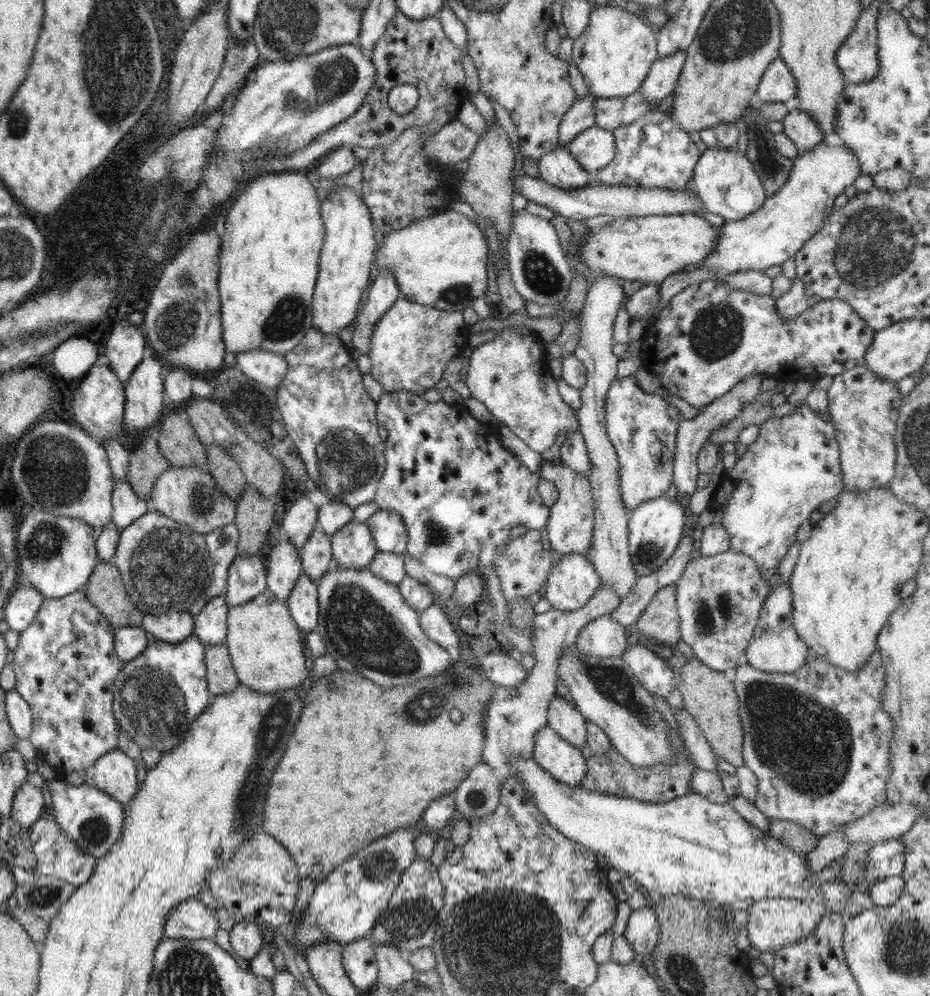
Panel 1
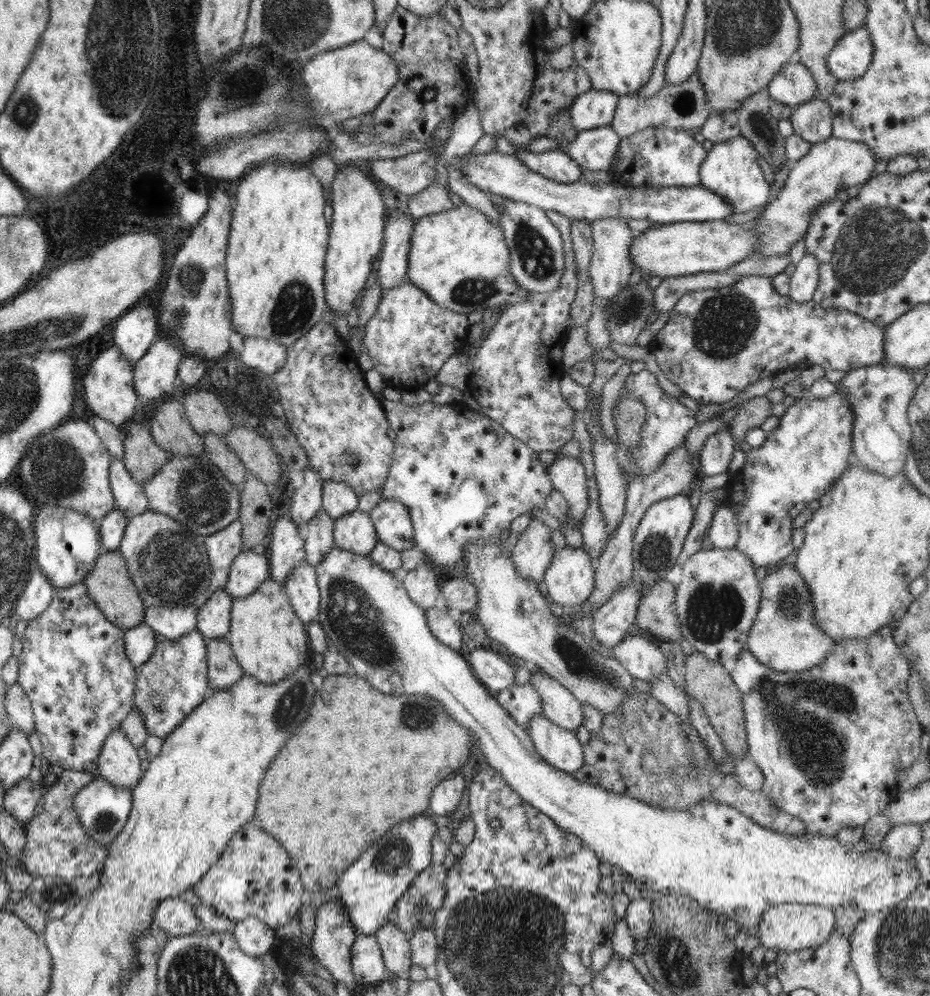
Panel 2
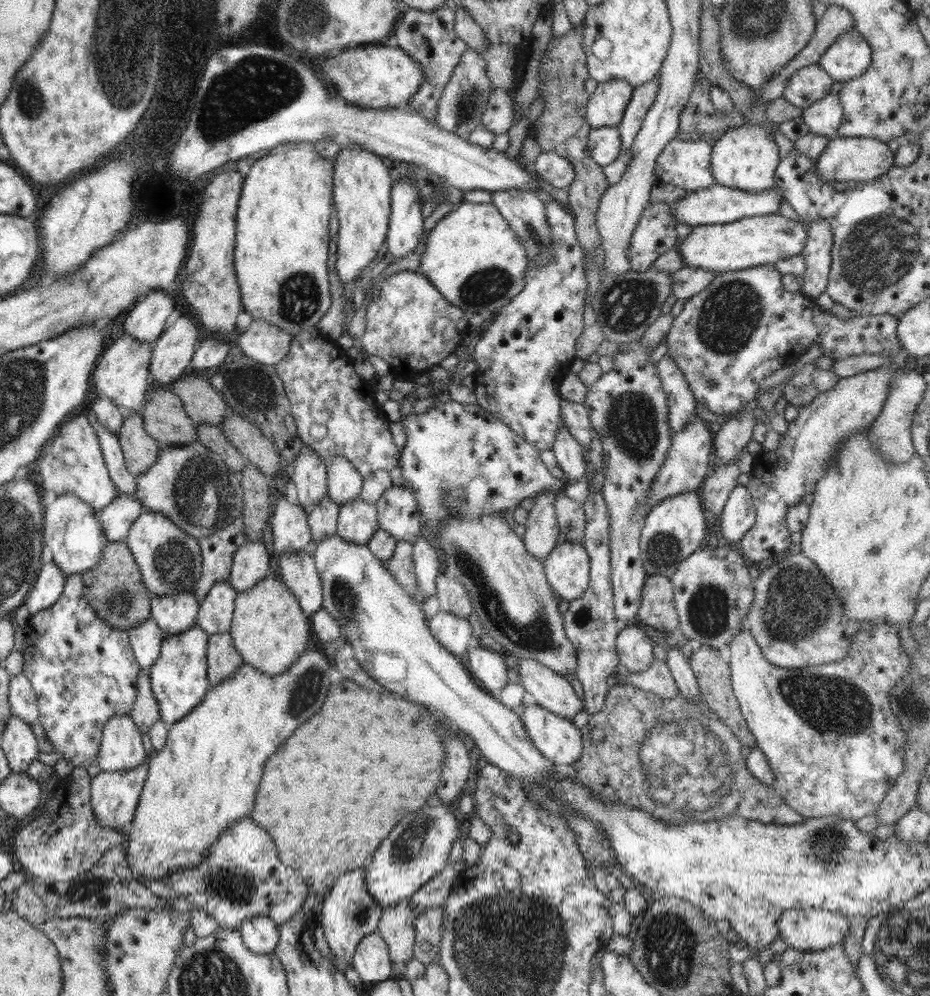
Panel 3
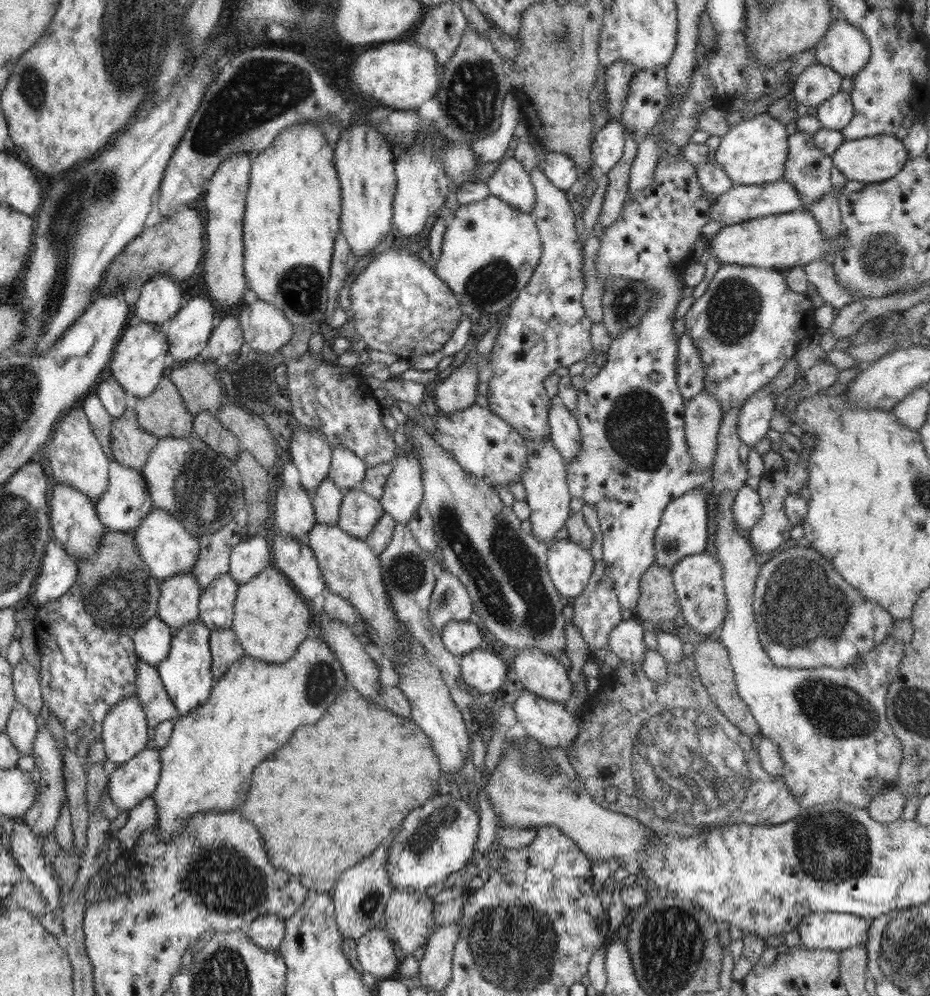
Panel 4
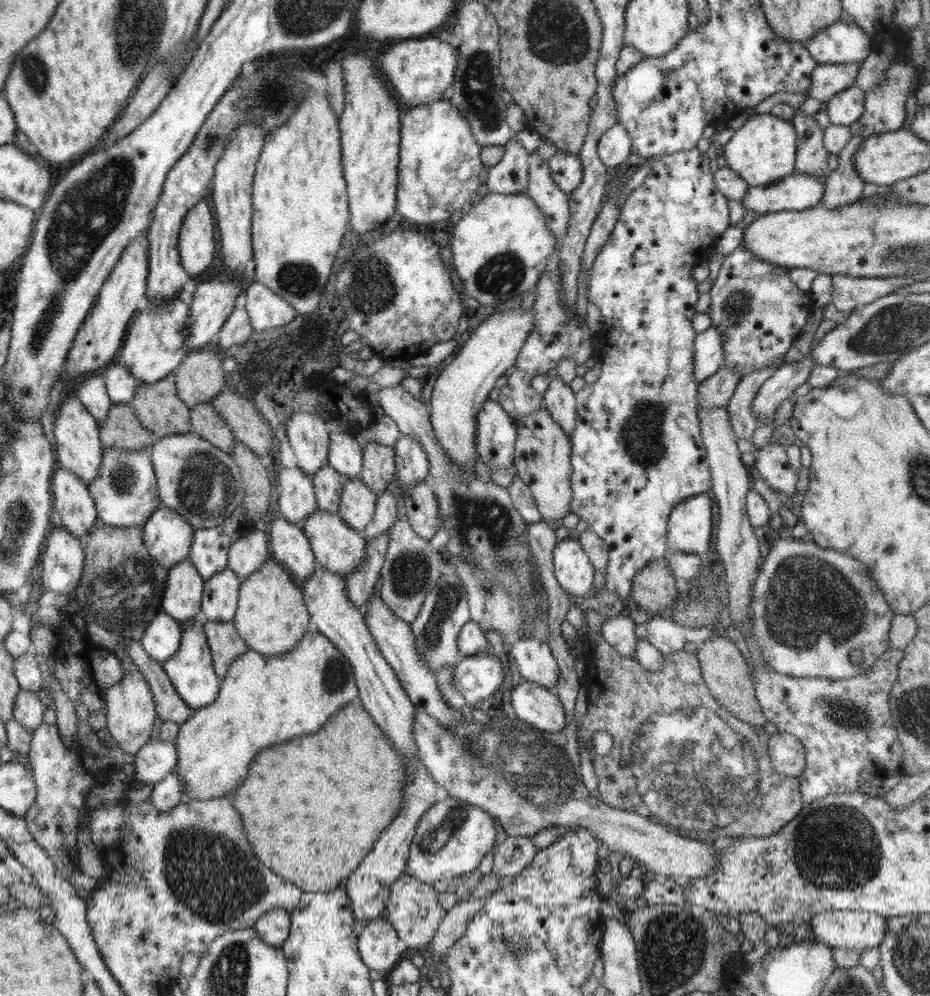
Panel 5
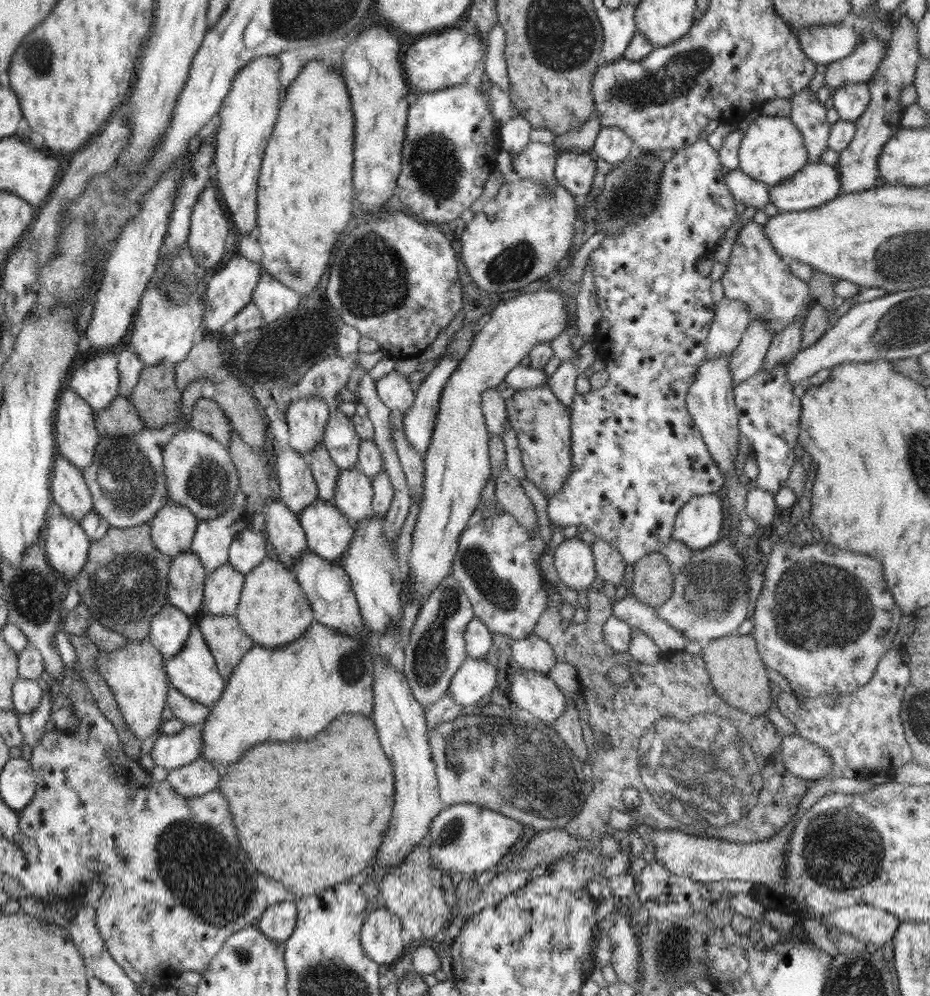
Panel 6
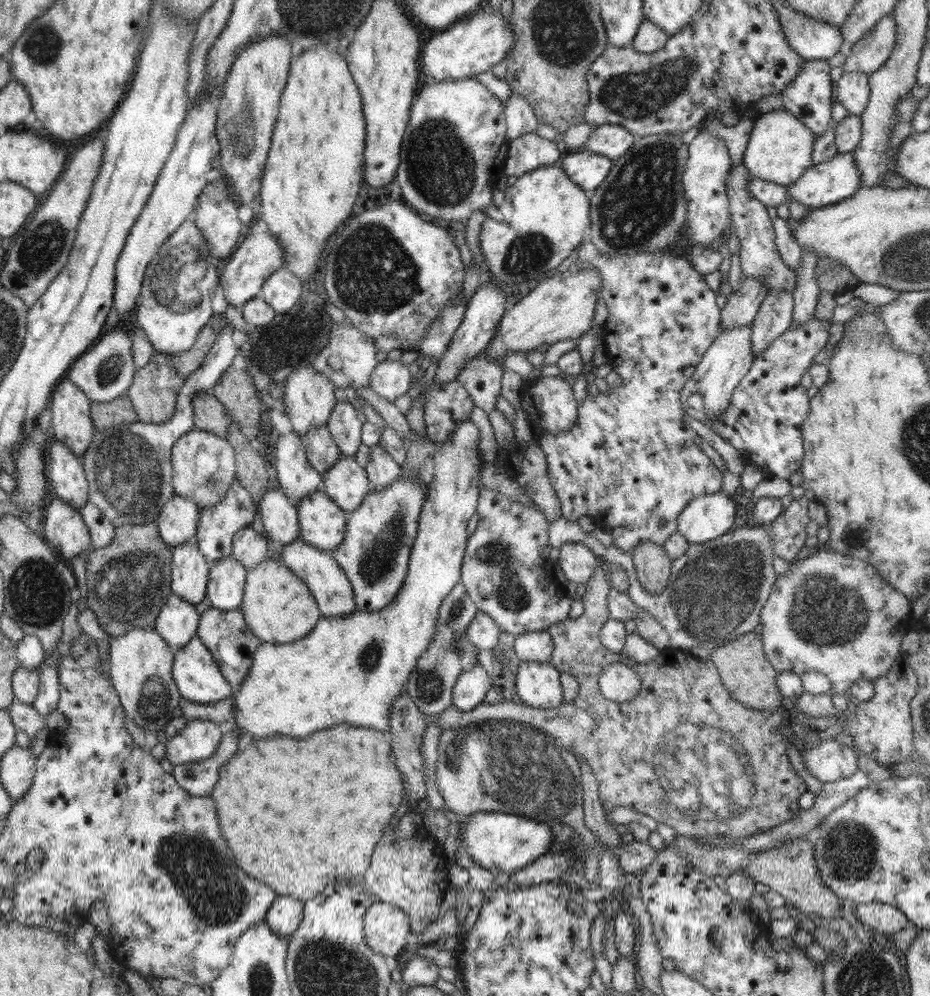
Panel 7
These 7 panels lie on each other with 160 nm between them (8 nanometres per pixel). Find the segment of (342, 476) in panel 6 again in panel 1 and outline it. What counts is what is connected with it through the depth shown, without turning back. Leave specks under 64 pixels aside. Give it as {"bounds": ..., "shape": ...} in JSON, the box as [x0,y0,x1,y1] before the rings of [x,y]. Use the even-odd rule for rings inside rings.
{"bounds":[331,520,378,570],"shape":[[[352,520],[331,536],[331,551],[334,565],[364,570],[378,550],[366,523]]]}

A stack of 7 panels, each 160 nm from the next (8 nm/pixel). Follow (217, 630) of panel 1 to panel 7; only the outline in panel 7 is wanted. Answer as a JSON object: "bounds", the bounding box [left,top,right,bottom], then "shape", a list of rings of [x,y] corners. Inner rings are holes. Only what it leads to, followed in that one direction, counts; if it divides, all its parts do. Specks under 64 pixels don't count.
{"bounds":[205,556,247,611],"shape":[[[232,556],[211,564],[205,596],[213,608],[224,611],[240,609],[247,571],[245,566]]]}

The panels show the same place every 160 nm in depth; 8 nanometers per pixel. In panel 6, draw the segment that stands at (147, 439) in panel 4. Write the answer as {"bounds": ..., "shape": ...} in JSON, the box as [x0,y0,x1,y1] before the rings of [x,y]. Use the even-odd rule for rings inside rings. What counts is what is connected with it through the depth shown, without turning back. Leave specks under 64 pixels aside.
{"bounds":[95,395,145,437],"shape":[[[121,395],[106,408],[95,412],[95,427],[101,437],[134,435],[145,428],[136,407]]]}

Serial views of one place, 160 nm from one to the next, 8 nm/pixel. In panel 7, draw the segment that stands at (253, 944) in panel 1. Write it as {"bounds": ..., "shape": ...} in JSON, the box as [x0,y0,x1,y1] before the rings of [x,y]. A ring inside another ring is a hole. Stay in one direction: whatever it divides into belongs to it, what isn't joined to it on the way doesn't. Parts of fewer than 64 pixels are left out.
{"bounds":[264,896,303,937],"shape":[[[282,896],[270,905],[264,922],[272,932],[288,937],[298,928],[302,917],[303,901]]]}

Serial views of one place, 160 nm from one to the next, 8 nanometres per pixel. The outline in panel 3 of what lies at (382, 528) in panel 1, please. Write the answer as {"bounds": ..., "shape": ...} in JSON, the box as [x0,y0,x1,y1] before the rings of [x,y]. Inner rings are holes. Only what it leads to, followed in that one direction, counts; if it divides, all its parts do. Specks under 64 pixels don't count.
{"bounds":[375,481,424,543],"shape":[[[397,481],[383,492],[383,495],[375,502],[377,521],[379,528],[383,528],[397,541],[414,543],[424,533],[423,521],[417,507],[412,491]]]}

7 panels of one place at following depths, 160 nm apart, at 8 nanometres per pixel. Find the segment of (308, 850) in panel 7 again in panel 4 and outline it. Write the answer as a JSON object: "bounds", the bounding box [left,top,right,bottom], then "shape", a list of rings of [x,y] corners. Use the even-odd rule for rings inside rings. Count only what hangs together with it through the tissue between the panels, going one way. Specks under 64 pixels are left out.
{"bounds":[240,682,444,893],"shape":[[[348,682],[340,691],[340,694],[336,696],[334,704],[330,704],[330,708],[326,710],[326,714],[322,716],[322,720],[318,720],[318,724],[310,724],[310,726],[298,728],[294,732],[294,736],[290,736],[290,740],[288,740],[288,744],[284,748],[280,748],[272,758],[264,760],[254,770],[252,788],[248,792],[248,798],[246,798],[244,806],[240,808],[240,812],[250,822],[254,822],[254,826],[260,830],[260,834],[264,838],[264,844],[266,844],[266,852],[268,852],[270,864],[274,864],[276,868],[282,868],[282,870],[286,870],[286,872],[294,875],[299,880],[299,883],[309,891],[325,891],[326,893],[331,893],[335,888],[337,878],[341,875],[342,870],[354,866],[356,862],[360,862],[366,856],[370,856],[370,852],[374,848],[378,848],[378,844],[382,844],[386,838],[389,840],[392,837],[390,834],[399,830],[405,816],[410,811],[422,806],[435,793],[442,789],[444,789],[444,786],[441,769],[439,768],[439,760],[433,751],[430,739],[424,734],[424,731],[410,720],[410,718],[398,718],[396,714],[392,715],[387,709],[383,709],[376,703],[366,700]]]}

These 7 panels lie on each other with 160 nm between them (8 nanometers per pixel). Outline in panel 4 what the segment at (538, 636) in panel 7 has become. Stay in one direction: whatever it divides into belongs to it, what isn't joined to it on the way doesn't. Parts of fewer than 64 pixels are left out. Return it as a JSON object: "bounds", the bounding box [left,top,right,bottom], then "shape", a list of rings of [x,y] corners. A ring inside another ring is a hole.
{"bounds":[515,648,573,703],"shape":[[[528,648],[515,654],[516,676],[525,690],[546,700],[565,703],[573,693],[568,670],[556,658],[538,648]]]}

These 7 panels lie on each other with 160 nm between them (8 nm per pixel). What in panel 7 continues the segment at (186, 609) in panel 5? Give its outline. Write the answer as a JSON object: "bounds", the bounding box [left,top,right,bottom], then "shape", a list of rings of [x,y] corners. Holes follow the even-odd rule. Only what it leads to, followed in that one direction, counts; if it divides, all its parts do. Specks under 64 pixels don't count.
{"bounds":[171,541,211,605],"shape":[[[193,541],[174,545],[171,588],[182,600],[197,605],[205,598],[211,564]]]}

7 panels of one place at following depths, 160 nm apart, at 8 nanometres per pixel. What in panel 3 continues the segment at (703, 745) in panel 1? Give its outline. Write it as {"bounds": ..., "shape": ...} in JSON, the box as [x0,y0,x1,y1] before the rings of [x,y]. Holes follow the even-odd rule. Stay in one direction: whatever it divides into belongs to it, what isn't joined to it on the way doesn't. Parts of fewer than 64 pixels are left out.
{"bounds":[612,659,679,698],"shape":[[[655,659],[644,672],[630,672],[626,677],[613,673],[612,676],[618,678],[619,682],[628,682],[661,698],[674,698],[679,695],[668,665],[658,659]]]}

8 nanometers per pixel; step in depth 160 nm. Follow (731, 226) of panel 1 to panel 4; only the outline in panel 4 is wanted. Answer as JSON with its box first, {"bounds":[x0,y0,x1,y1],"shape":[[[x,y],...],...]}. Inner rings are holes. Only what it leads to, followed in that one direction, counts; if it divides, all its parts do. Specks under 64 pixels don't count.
{"bounds":[831,135,910,183],"shape":[[[876,135],[866,139],[844,141],[831,156],[833,165],[844,175],[847,181],[882,183],[882,180],[894,178],[910,162],[908,149],[902,140],[894,135]]]}

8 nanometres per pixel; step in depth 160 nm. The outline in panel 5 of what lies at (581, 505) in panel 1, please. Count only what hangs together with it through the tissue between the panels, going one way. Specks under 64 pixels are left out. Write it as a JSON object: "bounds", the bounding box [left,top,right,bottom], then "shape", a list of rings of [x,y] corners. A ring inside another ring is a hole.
{"bounds":[543,377,576,437],"shape":[[[558,377],[551,378],[548,390],[543,394],[543,406],[549,410],[565,435],[570,437],[576,424],[575,393]]]}

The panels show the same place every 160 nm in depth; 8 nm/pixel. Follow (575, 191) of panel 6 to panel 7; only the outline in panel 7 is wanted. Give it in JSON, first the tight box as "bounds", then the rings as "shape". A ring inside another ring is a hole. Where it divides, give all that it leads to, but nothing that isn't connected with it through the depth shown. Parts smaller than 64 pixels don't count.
{"bounds":[560,149,613,190],"shape":[[[579,149],[562,155],[560,164],[566,176],[582,190],[595,190],[613,169],[610,159]]]}

